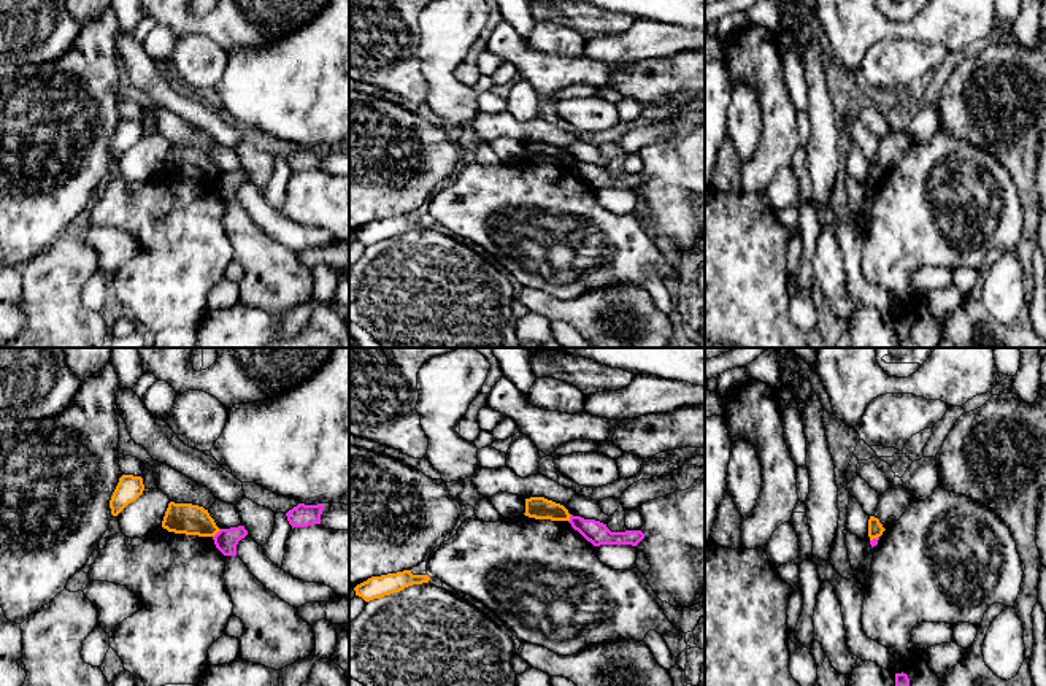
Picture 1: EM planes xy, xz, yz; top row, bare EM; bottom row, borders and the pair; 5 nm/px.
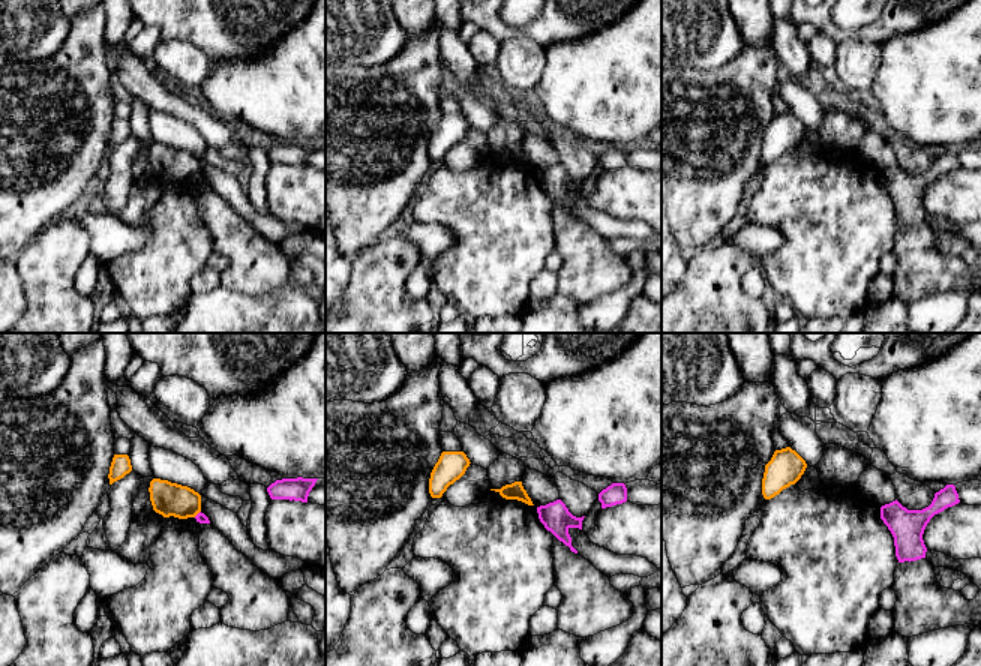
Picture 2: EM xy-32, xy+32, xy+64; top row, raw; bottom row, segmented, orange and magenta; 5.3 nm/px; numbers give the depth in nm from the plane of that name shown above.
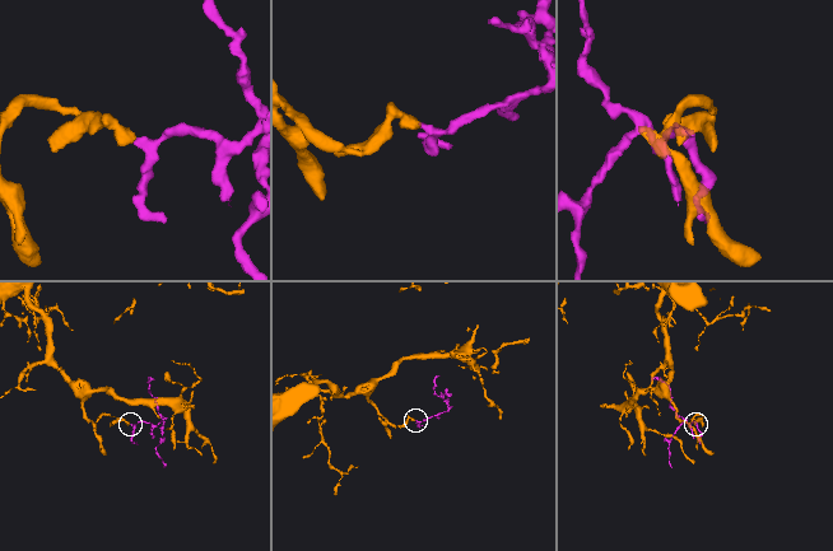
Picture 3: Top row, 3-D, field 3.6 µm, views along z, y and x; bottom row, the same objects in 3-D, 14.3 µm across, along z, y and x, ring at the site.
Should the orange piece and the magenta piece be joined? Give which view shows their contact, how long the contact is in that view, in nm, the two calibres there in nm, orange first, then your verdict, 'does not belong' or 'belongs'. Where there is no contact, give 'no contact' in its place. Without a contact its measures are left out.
contact in xy; length 60 nm; calibres 160 and 120 nm; does not belong

